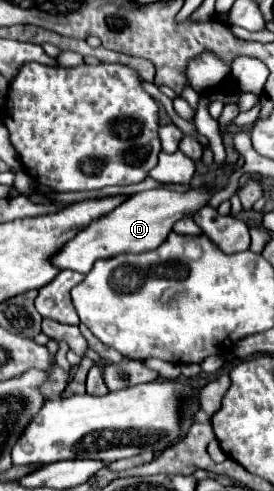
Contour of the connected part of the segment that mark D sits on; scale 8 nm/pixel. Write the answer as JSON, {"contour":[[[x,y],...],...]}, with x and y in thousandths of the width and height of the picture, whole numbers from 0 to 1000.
{"contour":[[[781,379],[745,383],[693,383],[686,391],[642,391],[642,387],[540,387],[474,399],[453,415],[438,415],[401,436],[372,440],[372,448],[343,448],[321,464],[277,477],[270,489],[255,489],[204,521],[197,538],[219,550],[277,550],[299,558],[321,558],[336,538],[365,525],[409,525],[438,513],[533,513],[577,505],[606,481],[628,473],[628,460],[664,444],[701,444],[708,432],[723,432],[715,420],[745,424],[759,420],[766,403],[781,395]]]}

